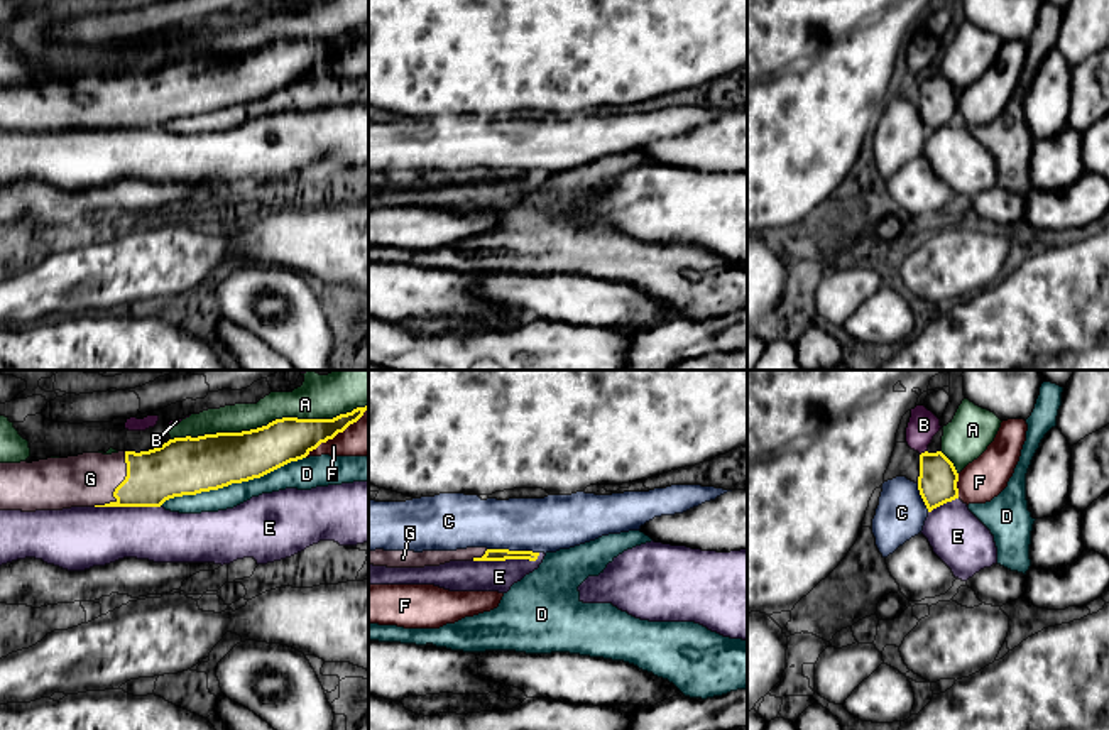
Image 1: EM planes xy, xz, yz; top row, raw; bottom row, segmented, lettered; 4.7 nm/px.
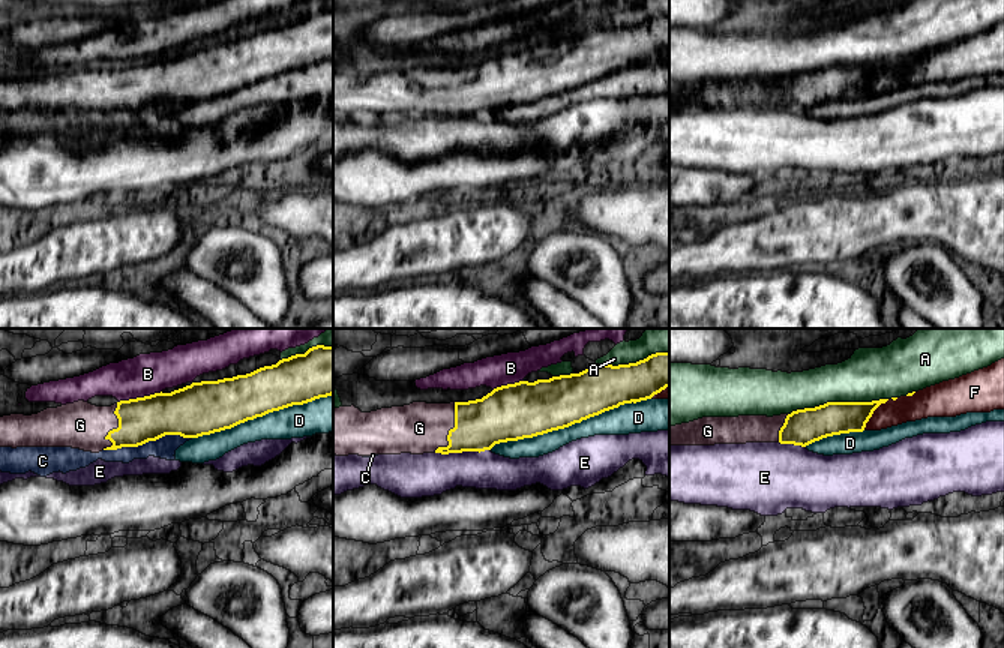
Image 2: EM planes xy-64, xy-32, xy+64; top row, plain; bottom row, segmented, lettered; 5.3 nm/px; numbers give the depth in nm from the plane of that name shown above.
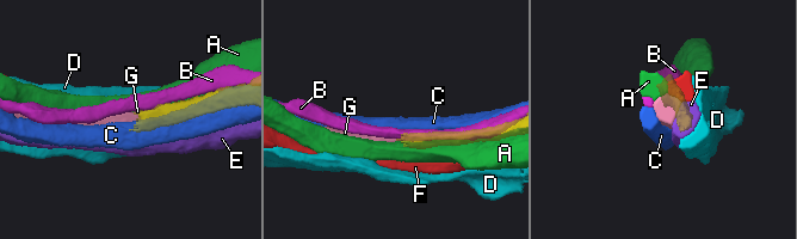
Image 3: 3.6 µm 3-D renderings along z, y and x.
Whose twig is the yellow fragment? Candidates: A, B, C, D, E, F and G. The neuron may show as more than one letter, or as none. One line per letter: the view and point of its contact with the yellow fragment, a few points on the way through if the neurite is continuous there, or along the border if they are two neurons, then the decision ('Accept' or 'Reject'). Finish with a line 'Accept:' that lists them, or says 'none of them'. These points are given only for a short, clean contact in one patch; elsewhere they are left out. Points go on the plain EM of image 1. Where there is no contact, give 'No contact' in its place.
A: Touches yellow at xy (269, 44). Reject
B: Touches yellow at yz (922, 75). Reject
C: Touches yellow at xz (513, 173). Reject
D: Touches yellow at xy (232, 103). Reject
E: Touches yellow at xz (508, 179). Boundary: xz (540, 174), (535, 181), (474, 183). Reject
F: Touches yellow at xy (337, 54). Reject
G: Touches yellow at xy (117, 108). Path across: xy (152, 98), (125, 100), (117, 108), (110, 102), (90, 100). Accept
Accept: G

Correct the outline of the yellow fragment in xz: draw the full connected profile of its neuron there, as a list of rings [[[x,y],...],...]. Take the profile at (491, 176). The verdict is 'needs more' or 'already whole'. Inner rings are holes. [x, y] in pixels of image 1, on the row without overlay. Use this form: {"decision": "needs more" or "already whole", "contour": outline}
{"decision": "needs more", "contour": [[[467,169],[456,172],[369,172],[369,184],[374,188],[387,189],[424,189],[440,188],[450,182],[505,182],[505,181],[529,181],[536,182],[539,174],[533,172],[509,172],[509,171],[487,171]]]}

